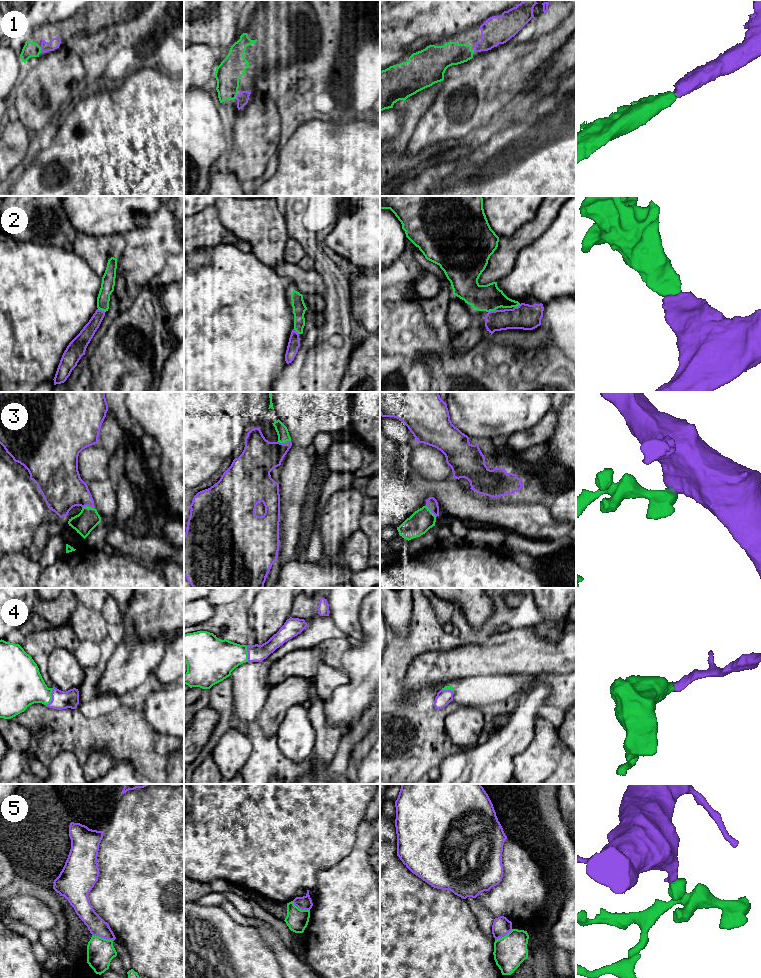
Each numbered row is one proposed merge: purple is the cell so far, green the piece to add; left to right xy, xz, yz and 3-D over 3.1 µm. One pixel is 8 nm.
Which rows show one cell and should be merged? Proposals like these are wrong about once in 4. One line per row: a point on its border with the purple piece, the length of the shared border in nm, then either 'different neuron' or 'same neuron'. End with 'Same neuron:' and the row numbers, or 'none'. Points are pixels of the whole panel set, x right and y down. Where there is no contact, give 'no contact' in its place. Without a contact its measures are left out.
1: meets purple in xz at (236, 96); contact 50 nm long; same neuron
2: meets purple in yz at (491, 311); contact 70 nm long; same neuron
3: meets purple in xz at (283, 443); contact 110 nm long; same neuron
4: meets purple in xy at (52, 697); contact 160 nm long; same neuron
5: meets purple in xy at (103, 937); contact 180 nm long; different neuron
Same neuron: 1, 2, 3, 4

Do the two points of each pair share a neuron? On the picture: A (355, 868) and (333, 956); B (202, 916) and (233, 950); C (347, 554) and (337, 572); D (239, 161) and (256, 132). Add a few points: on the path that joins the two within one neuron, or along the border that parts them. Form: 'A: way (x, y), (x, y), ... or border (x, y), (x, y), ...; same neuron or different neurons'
A: way (355, 890), (355, 919), (352, 922), (352, 934); same neuron
B: way (207, 924), (225, 942); same neuron
C: border (340, 560), (352, 570), (363, 570), (366, 568); different neurons
D: way (246, 154), (250, 150), (254, 139); same neuron

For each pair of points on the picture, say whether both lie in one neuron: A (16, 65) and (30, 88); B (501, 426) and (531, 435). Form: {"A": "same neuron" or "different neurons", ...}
{"A": "different neurons", "B": "different neurons"}

